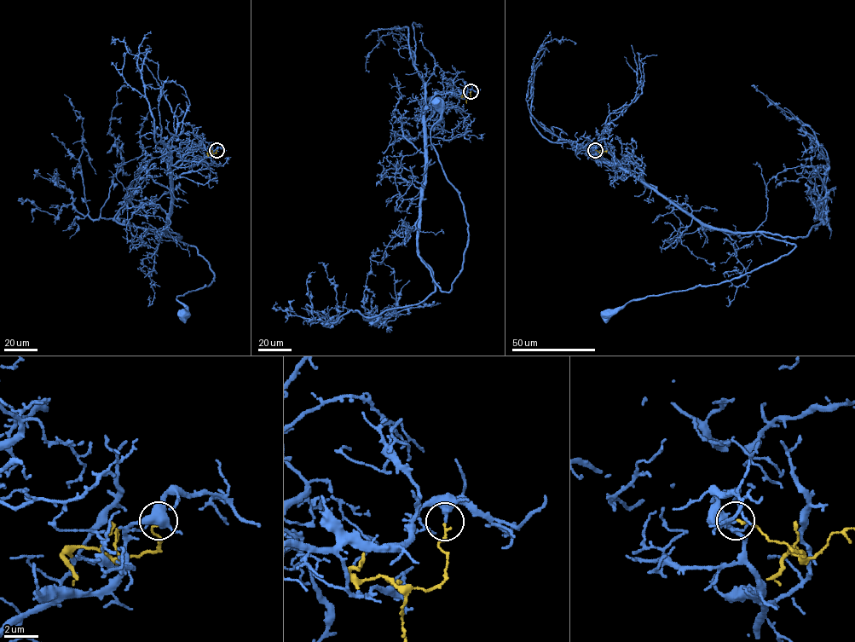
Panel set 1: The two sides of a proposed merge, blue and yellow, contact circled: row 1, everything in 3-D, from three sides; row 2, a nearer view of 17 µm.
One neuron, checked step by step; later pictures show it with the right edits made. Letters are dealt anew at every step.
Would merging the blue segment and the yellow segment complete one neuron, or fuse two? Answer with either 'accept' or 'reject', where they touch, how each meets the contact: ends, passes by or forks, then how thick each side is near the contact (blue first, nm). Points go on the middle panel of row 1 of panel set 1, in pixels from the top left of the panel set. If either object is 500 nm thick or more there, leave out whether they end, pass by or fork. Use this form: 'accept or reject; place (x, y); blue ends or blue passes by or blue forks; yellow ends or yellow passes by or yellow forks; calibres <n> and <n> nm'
reject; place (470, 91); blue ends; yellow ends; calibres 320 and 130 nm

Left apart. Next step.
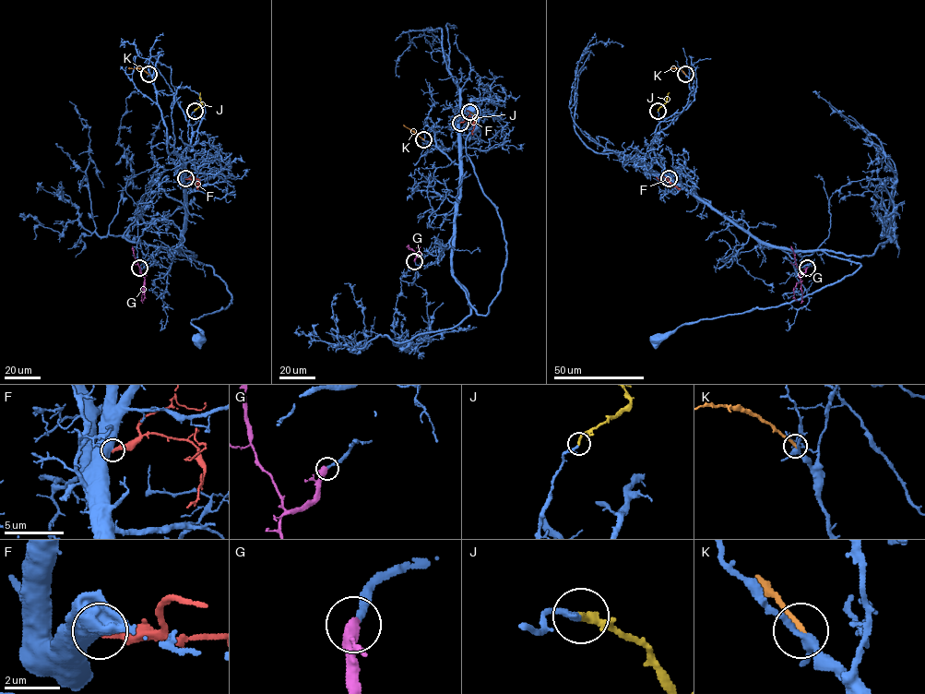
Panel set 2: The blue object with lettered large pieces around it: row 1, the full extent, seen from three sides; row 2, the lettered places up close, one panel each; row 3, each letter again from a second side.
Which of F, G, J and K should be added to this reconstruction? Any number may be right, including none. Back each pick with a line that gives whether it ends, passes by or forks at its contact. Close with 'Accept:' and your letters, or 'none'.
G: it ends
J: it ends
K: it ends
Accept: G, J, K

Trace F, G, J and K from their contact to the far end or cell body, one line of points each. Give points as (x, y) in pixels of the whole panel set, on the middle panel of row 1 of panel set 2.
F: (460, 123), (472, 121), (473, 135)
G: (414, 261), (417, 255), (408, 245)
J: (469, 112), (477, 118), (475, 124)
K: (423, 139), (403, 125)

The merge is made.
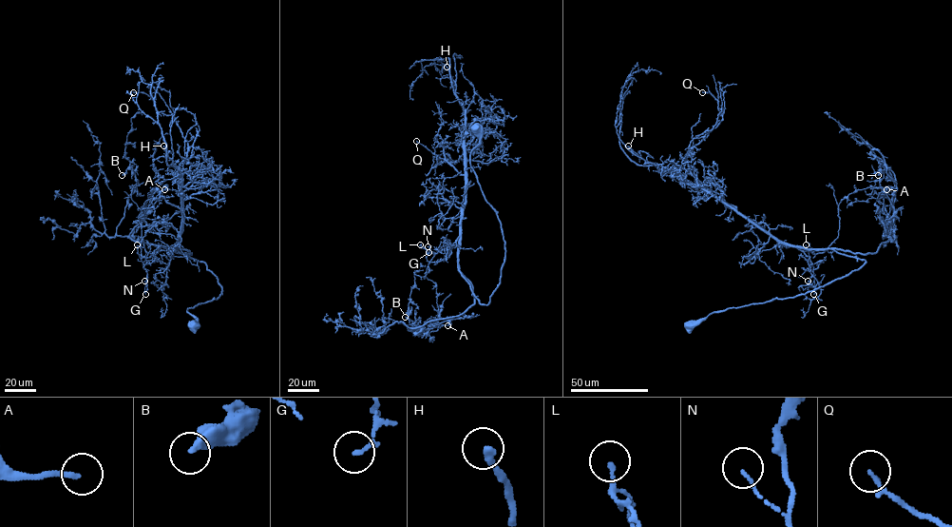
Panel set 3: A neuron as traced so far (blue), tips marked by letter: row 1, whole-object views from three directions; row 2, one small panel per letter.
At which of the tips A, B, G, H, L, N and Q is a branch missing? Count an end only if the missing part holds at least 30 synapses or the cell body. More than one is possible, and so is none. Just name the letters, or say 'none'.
A, B, H

